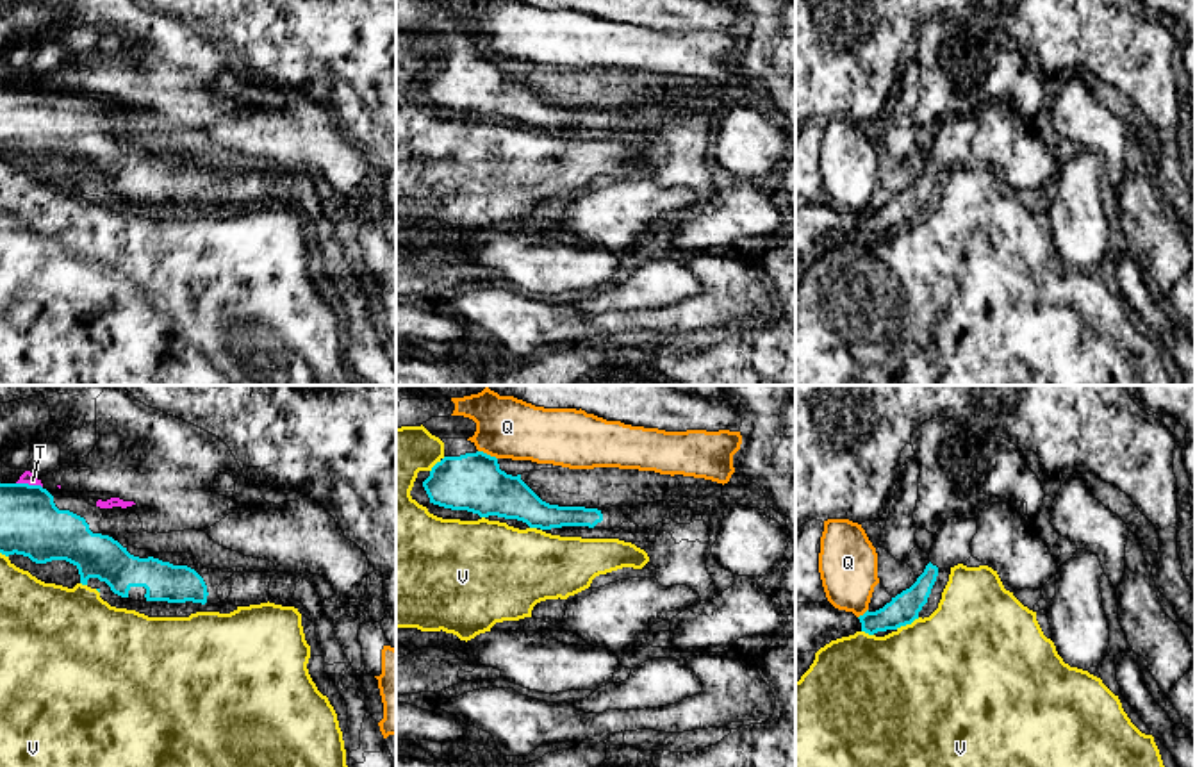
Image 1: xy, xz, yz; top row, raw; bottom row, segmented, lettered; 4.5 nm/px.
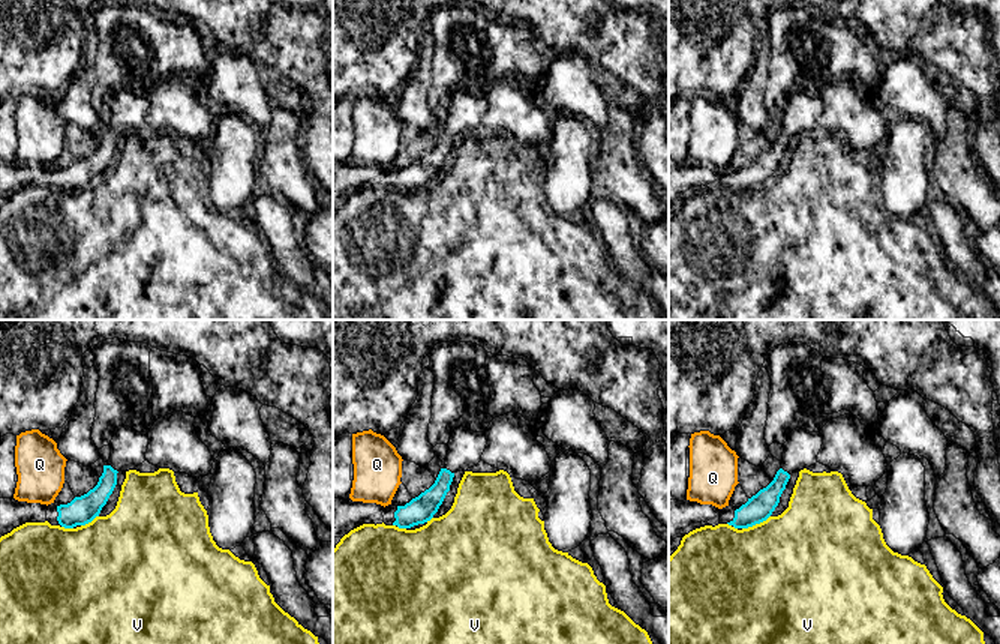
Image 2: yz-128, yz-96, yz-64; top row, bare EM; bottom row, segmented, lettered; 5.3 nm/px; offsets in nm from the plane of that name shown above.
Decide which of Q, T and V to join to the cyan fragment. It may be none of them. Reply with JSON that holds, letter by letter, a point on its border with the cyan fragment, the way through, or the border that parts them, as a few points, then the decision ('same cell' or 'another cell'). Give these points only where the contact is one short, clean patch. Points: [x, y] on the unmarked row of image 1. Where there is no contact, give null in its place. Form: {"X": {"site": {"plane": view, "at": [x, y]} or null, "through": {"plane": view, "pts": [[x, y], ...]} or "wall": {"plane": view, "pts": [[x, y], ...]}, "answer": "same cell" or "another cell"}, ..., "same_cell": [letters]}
{"Q": {"site": {"plane": "xz", "at": [486, 54]}, "answer": "another cell"}, "T": {"site": {"plane": "xy", "at": [27, 84]}, "answer": "another cell"}, "V": {"site": {"plane": "yz", "at": [906, 223]}, "answer": "another cell"}, "same_cell": []}

